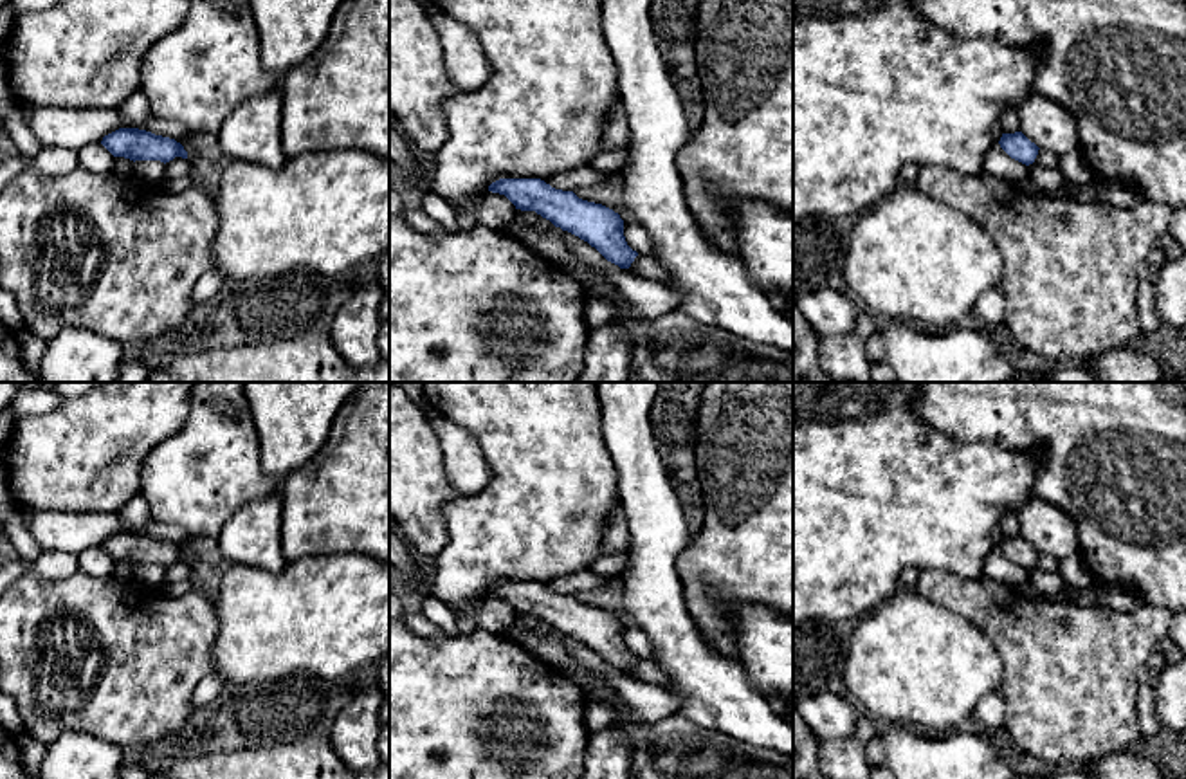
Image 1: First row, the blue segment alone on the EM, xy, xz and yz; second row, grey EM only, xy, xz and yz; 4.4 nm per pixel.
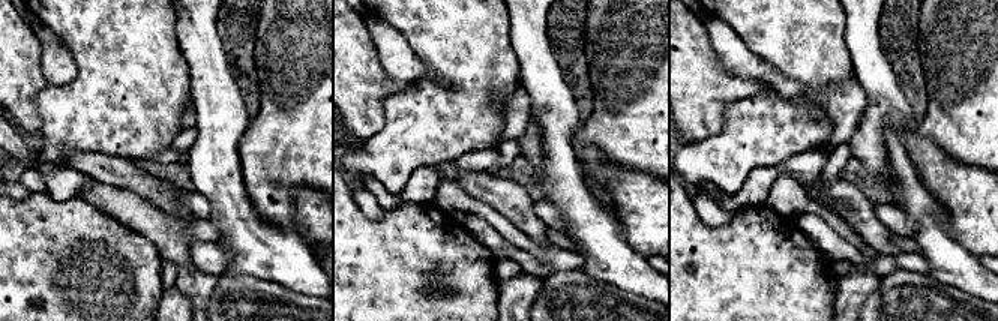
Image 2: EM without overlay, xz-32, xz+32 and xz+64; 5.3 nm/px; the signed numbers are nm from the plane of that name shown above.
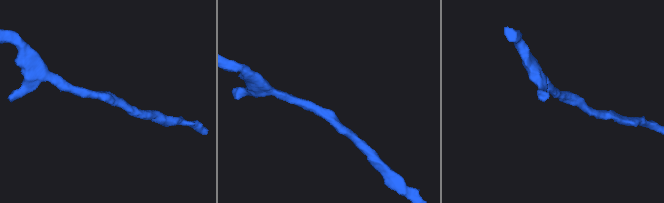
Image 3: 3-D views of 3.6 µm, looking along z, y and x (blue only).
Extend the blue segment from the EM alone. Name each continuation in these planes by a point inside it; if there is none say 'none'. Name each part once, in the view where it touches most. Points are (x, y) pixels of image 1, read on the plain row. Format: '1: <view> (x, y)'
none

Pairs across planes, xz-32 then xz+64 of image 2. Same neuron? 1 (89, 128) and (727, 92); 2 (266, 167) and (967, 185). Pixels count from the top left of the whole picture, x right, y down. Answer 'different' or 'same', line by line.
1: different
2: different

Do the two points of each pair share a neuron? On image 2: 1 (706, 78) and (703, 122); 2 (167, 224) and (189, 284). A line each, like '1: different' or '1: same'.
1: same
2: same

